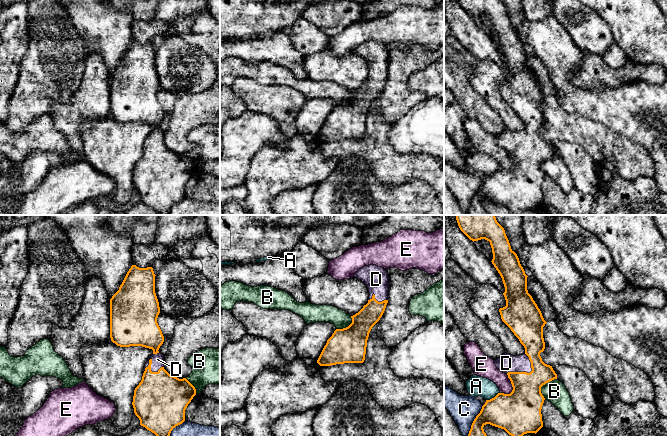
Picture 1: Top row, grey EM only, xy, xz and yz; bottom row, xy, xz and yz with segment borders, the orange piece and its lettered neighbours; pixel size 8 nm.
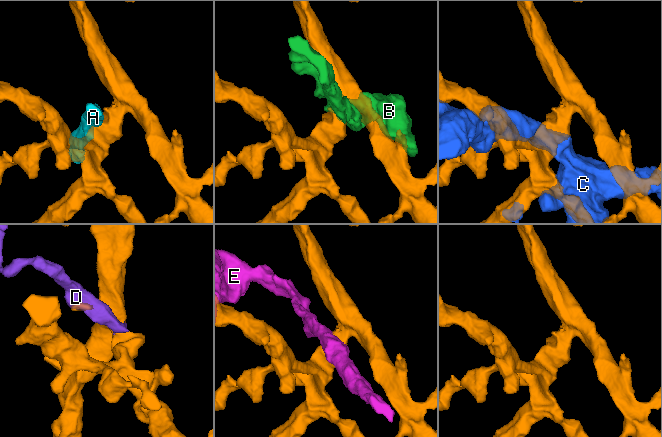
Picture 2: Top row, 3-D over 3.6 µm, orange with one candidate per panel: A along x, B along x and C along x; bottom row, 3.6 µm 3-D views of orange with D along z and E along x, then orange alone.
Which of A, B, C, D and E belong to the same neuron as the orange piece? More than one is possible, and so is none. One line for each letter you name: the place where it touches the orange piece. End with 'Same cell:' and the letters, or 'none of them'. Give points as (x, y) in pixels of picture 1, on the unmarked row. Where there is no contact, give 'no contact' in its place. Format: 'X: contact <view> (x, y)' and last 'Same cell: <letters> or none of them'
D: contact yz (525, 148)
Same cell: D

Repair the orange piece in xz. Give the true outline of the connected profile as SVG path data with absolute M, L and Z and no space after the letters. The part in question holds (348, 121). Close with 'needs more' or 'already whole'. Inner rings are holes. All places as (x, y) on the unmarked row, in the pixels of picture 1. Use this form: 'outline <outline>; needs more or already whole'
outline M368 41L359 45L354 53L367 62L369 76L358 89L351 92L352 99L348 103L336 105L327 116L317 136L320 142L363 139L369 109L385 87L389 66L386 45Z; needs more

